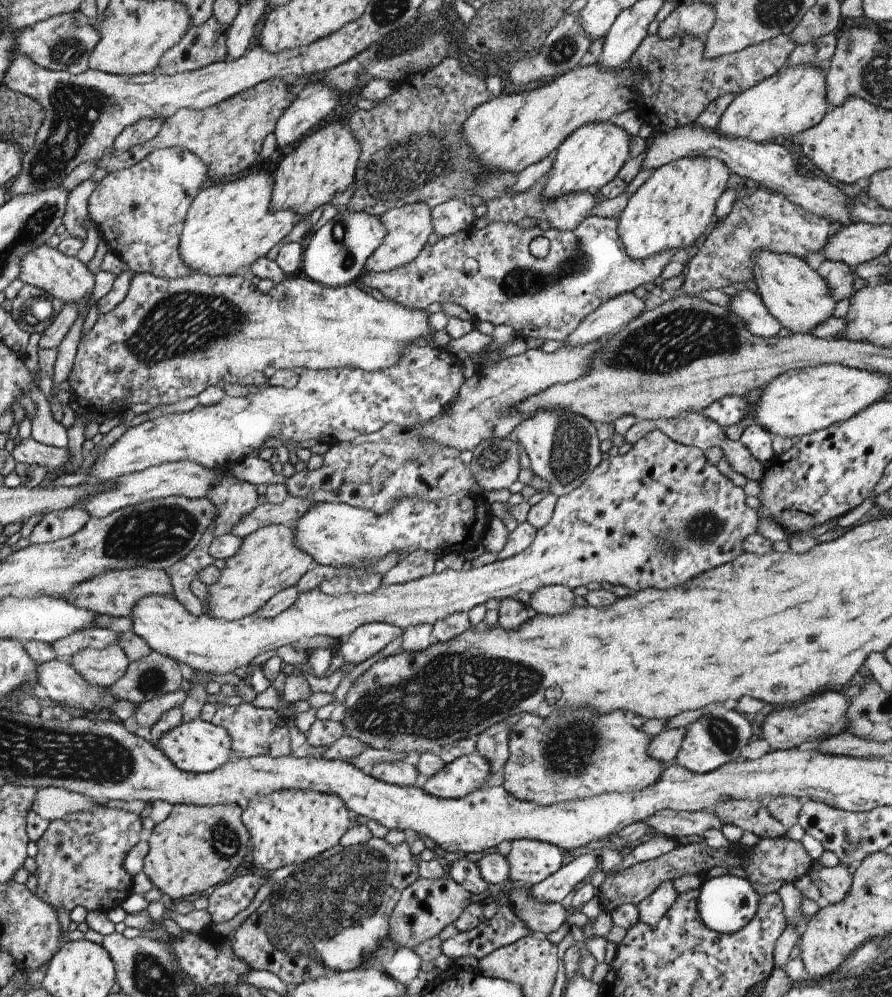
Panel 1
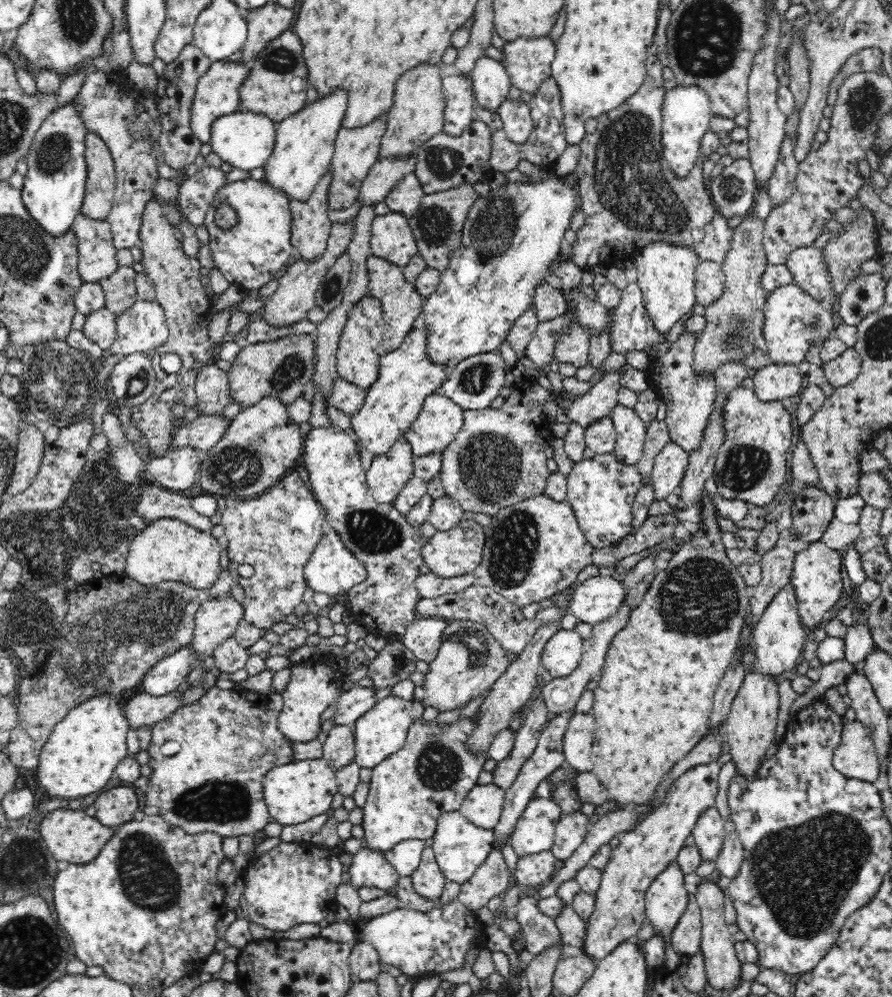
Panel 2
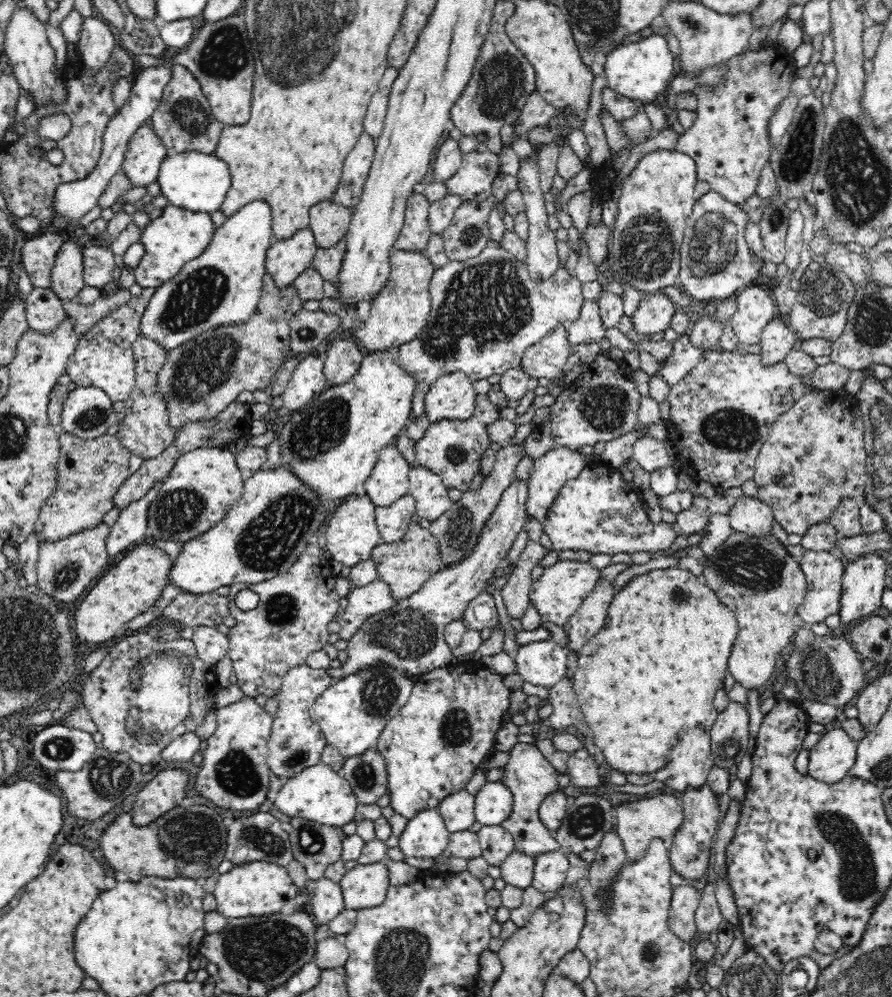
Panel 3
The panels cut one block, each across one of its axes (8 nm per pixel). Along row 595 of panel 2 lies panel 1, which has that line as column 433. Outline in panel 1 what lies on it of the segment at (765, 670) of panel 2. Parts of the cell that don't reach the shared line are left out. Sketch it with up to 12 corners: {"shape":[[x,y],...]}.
{"shape":[[478,751],[427,778],[422,792],[459,799],[490,779],[490,762]]}

